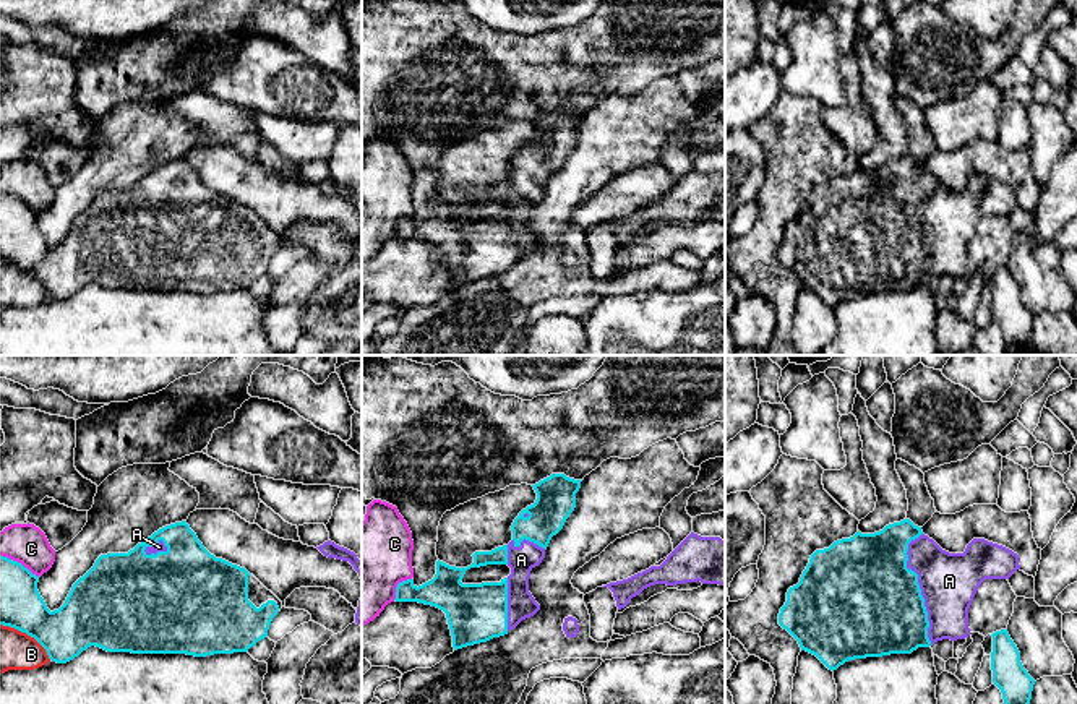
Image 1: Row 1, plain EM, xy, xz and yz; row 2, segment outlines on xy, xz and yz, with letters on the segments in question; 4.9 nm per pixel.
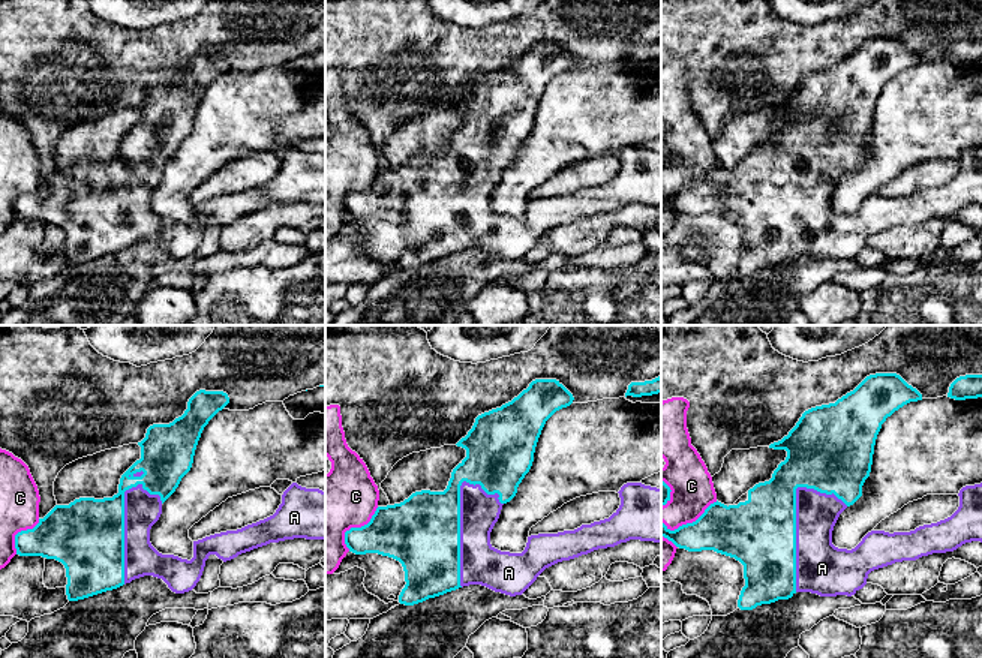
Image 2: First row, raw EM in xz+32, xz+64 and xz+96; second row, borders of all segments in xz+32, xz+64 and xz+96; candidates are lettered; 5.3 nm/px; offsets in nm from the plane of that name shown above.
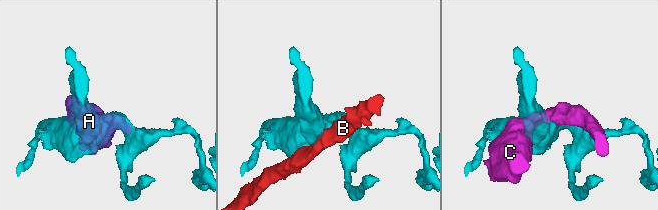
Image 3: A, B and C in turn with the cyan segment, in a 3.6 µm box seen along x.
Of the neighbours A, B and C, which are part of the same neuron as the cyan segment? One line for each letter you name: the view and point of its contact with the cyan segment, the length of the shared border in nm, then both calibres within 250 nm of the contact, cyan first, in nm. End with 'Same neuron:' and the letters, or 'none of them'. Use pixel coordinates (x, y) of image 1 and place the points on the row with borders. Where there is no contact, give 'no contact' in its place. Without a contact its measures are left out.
A: contact yz (918, 588); length 550 nm; calibres 500 and 280 nm
Same neuron: A

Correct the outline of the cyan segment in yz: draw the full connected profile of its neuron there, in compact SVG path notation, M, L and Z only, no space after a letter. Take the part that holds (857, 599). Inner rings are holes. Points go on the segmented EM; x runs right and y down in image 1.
M903 519L874 534L858 530L850 539L816 550L800 582L788 589L779 625L798 641L801 650L816 655L832 672L855 659L912 654L942 639L968 637L968 608L981 582L1009 579L1017 569L1020 569L1019 555L1002 545L973 539L963 553L949 553L925 535L921 527Z

